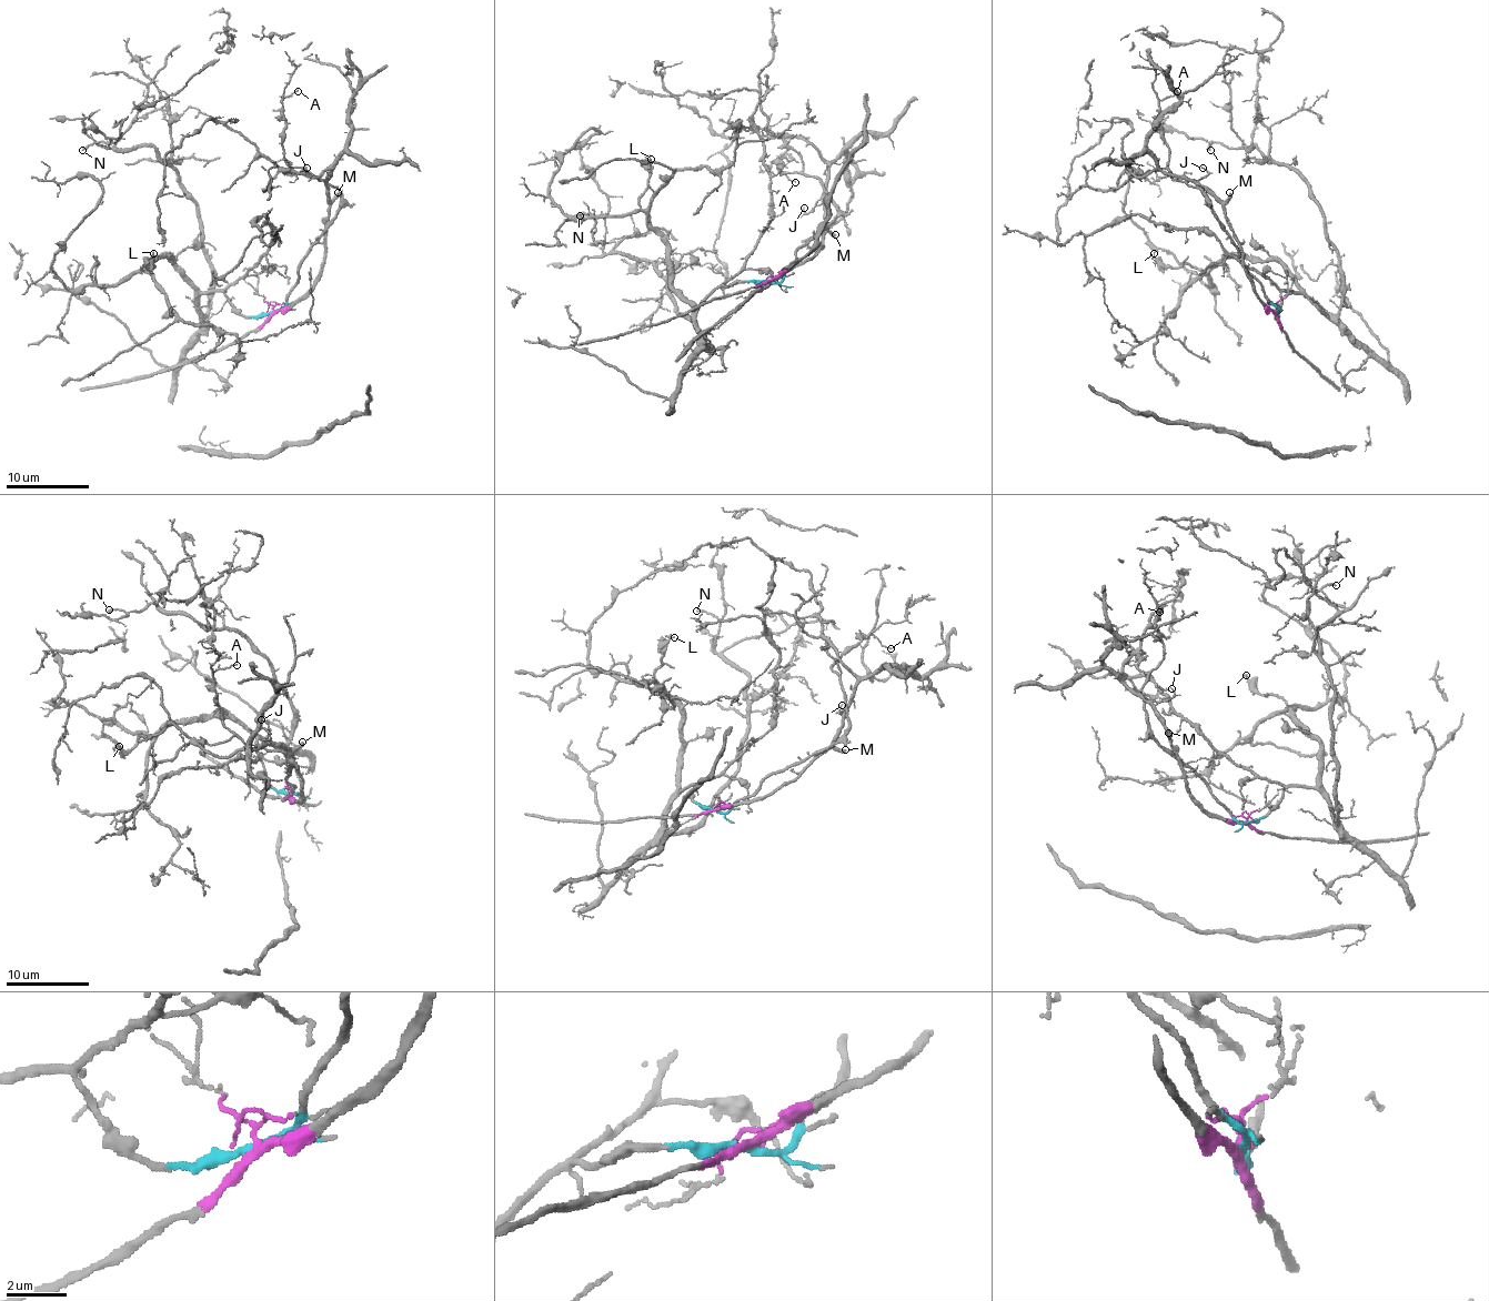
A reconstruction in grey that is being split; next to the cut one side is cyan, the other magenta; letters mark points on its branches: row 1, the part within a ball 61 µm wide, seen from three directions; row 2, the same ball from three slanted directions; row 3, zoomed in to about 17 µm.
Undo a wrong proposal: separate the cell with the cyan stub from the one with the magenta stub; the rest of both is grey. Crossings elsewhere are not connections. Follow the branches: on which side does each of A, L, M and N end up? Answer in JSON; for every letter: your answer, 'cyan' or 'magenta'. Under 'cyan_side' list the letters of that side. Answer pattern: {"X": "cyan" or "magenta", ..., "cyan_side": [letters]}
{"A": "cyan", "L": "cyan", "M": "magenta", "N": "cyan", "cyan_side": ["A", "L", "N"]}

